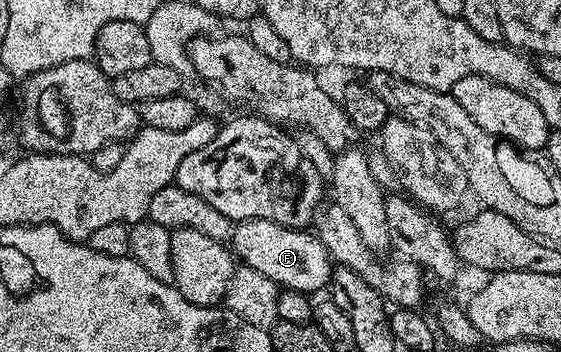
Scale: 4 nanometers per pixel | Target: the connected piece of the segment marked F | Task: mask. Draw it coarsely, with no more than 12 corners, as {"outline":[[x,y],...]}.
{"outline":[[241,219],[230,247],[277,287],[313,293],[334,267],[319,237]]}

